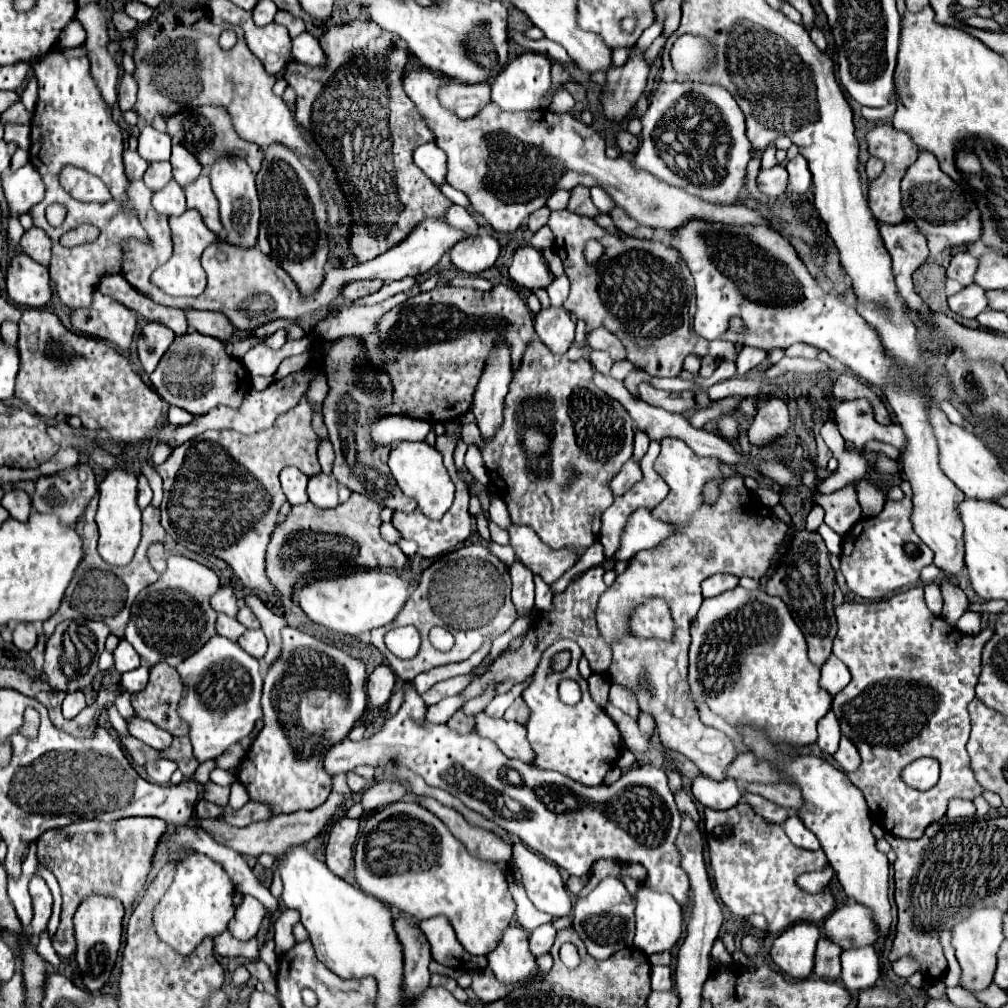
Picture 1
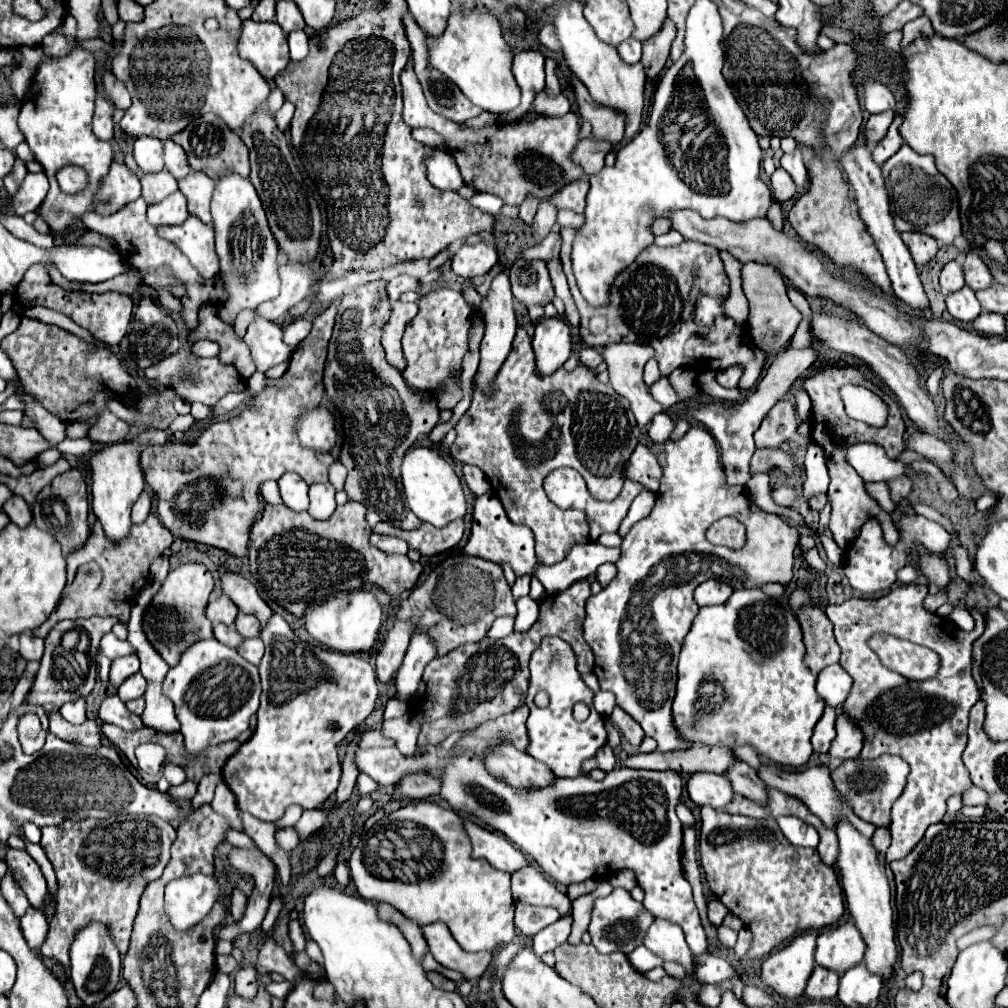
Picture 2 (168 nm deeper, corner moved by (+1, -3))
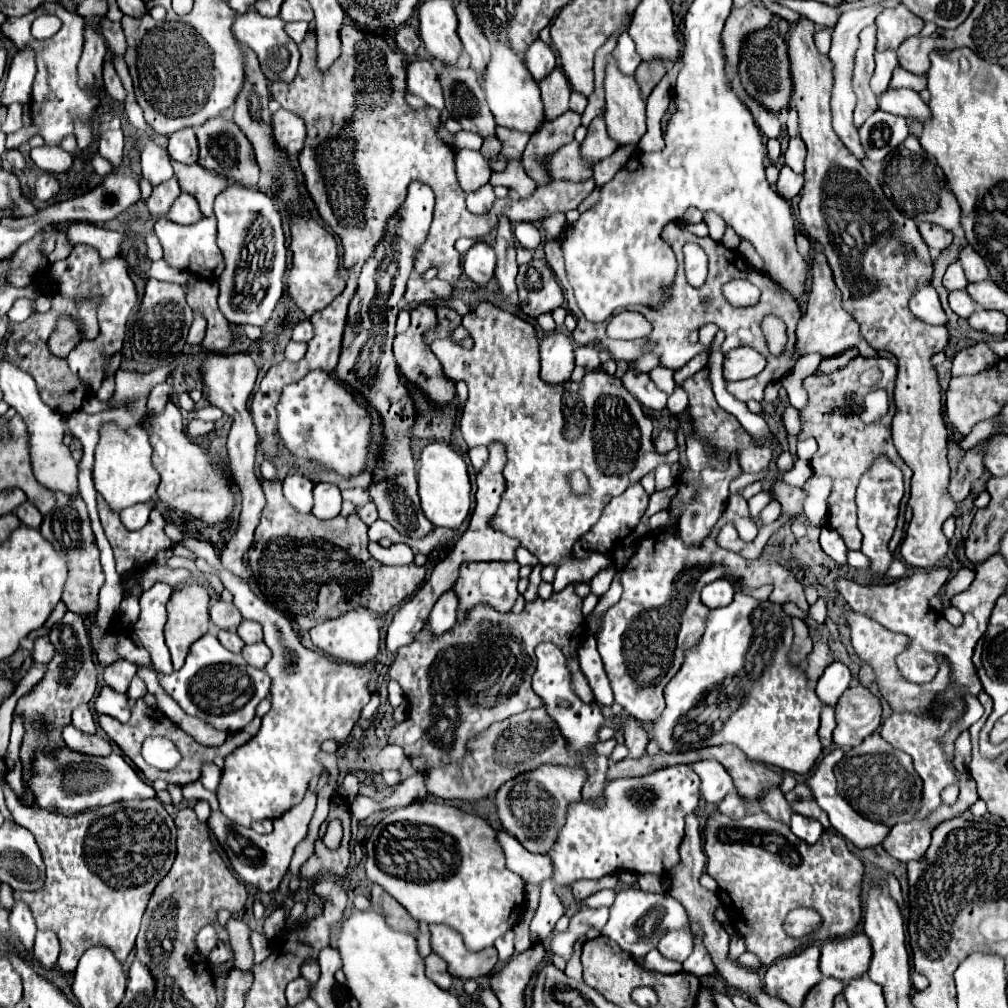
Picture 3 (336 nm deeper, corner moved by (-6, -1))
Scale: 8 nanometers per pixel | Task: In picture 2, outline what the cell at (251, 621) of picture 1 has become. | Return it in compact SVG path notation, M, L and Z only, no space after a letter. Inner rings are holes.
M239 612L237 620L235 620L235 628L241 632L243 638L255 638L255 636L259 636L261 624L259 624L259 620L255 616Z

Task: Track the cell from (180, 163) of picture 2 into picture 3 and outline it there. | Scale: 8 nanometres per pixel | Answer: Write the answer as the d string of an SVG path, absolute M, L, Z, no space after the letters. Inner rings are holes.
M178 130L170 136L168 154L172 160L182 164L196 164L198 160L198 142L192 130Z

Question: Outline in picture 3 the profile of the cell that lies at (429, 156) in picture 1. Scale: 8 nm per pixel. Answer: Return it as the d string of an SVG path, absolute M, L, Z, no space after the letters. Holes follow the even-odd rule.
M458 150L456 152L456 178L464 192L474 192L490 180L490 164L488 160L474 150Z

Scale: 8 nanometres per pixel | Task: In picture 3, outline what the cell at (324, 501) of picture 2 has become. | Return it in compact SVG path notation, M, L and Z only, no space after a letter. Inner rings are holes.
M316 484L314 486L314 508L312 514L320 520L330 520L340 514L342 496L334 484Z

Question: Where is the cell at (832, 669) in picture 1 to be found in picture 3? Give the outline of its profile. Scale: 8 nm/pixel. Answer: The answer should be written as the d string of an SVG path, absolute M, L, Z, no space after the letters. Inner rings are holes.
M834 662L826 668L822 678L818 680L816 694L824 704L836 706L840 696L850 688L850 680L852 680L852 674L850 674L848 666L842 662Z

